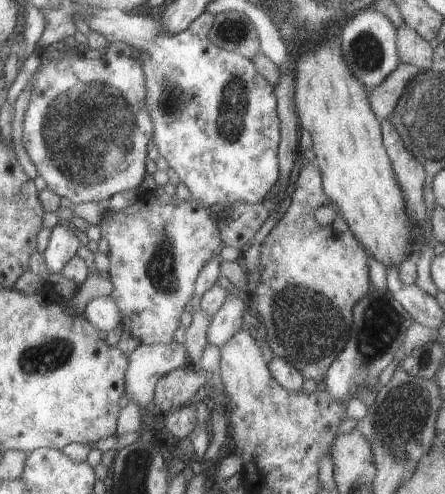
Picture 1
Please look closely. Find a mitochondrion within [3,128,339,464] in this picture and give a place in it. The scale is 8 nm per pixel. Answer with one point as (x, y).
(162, 268)

